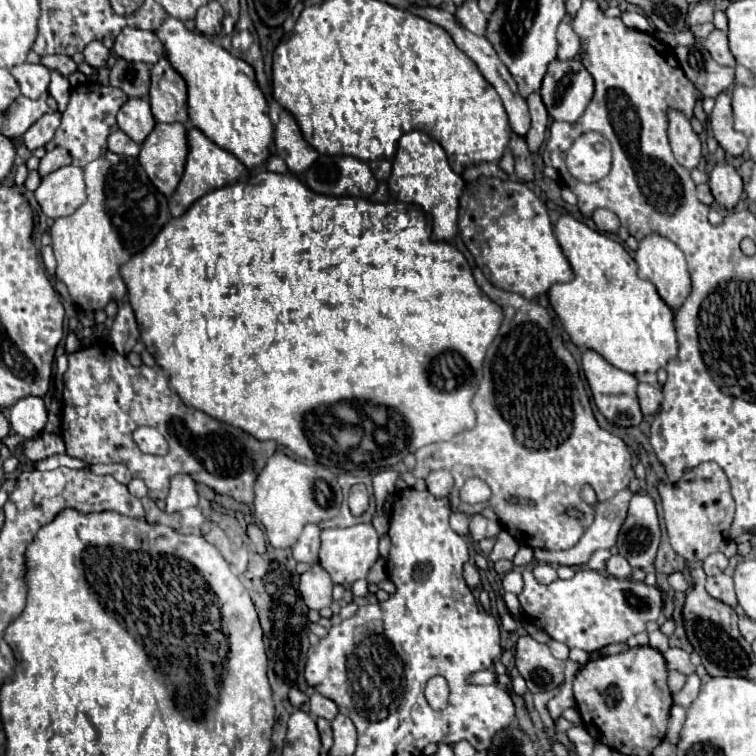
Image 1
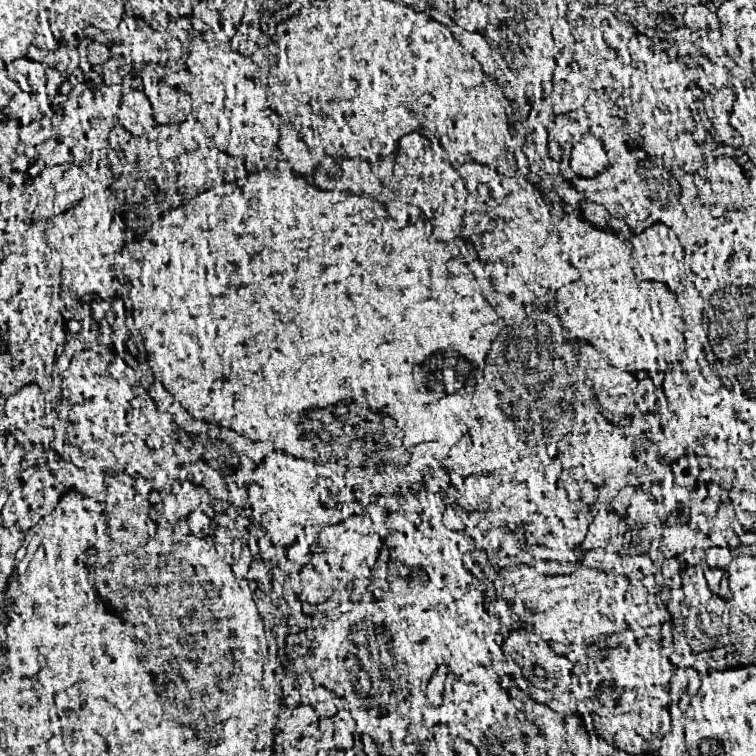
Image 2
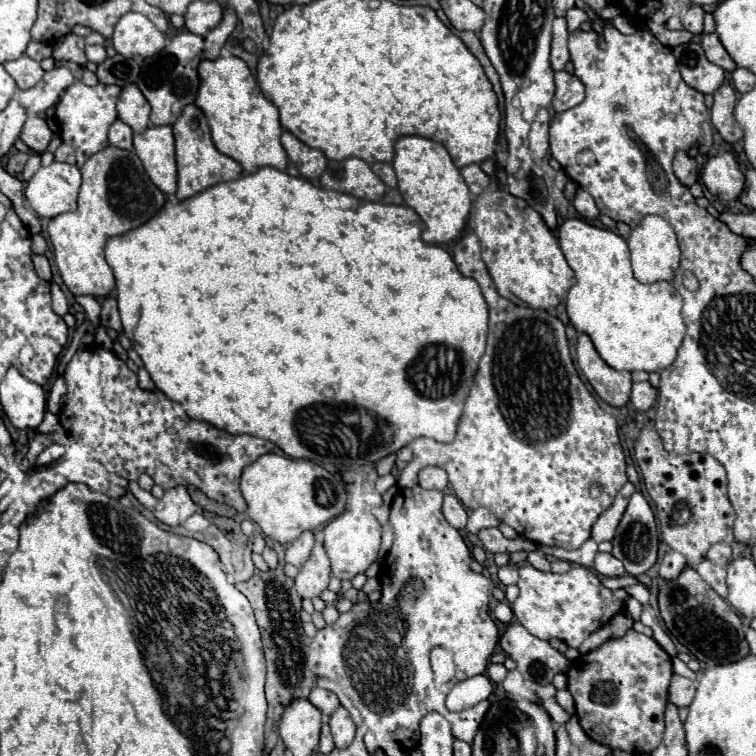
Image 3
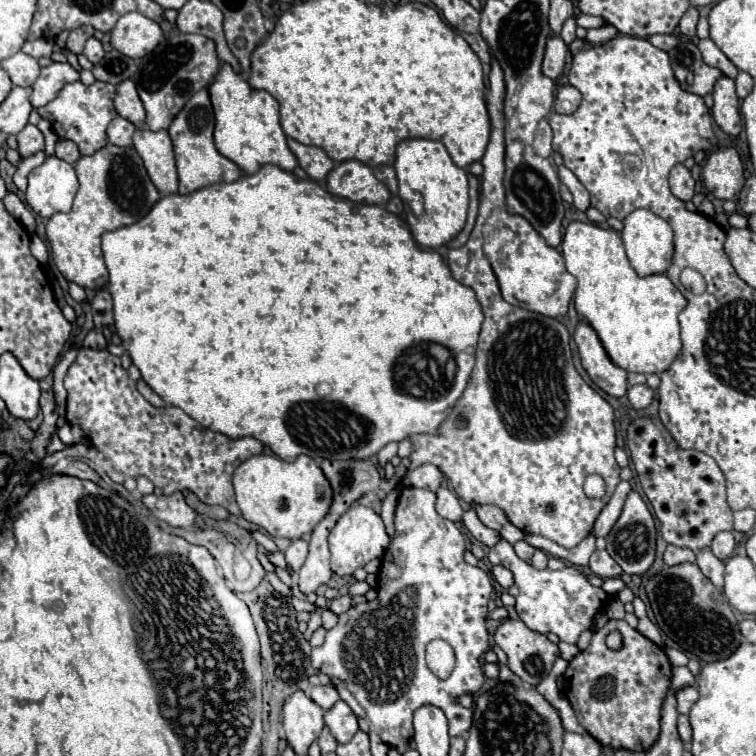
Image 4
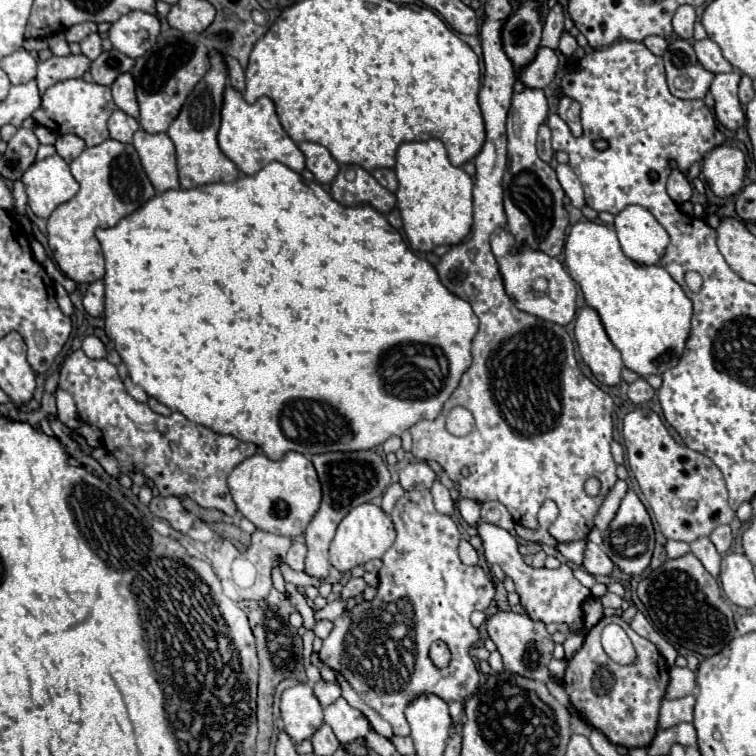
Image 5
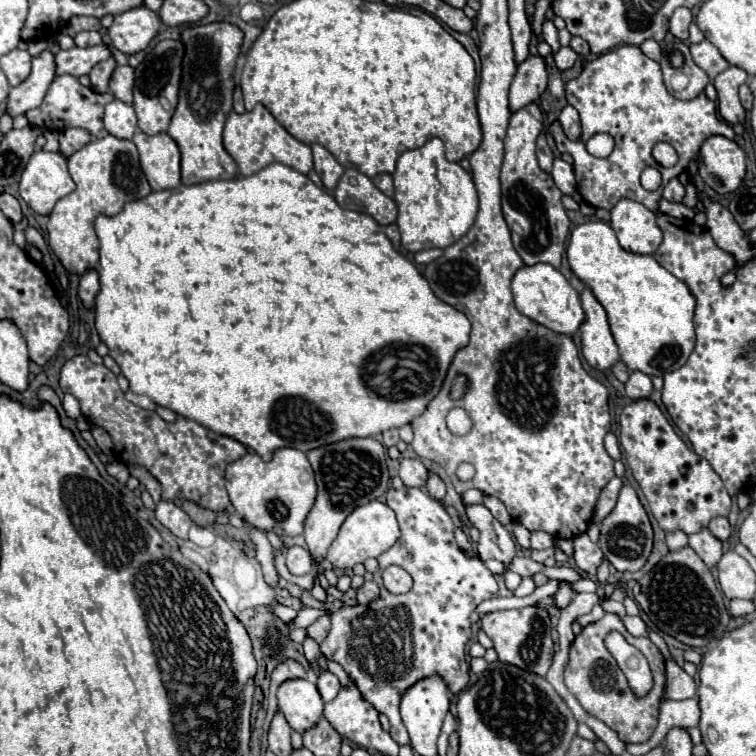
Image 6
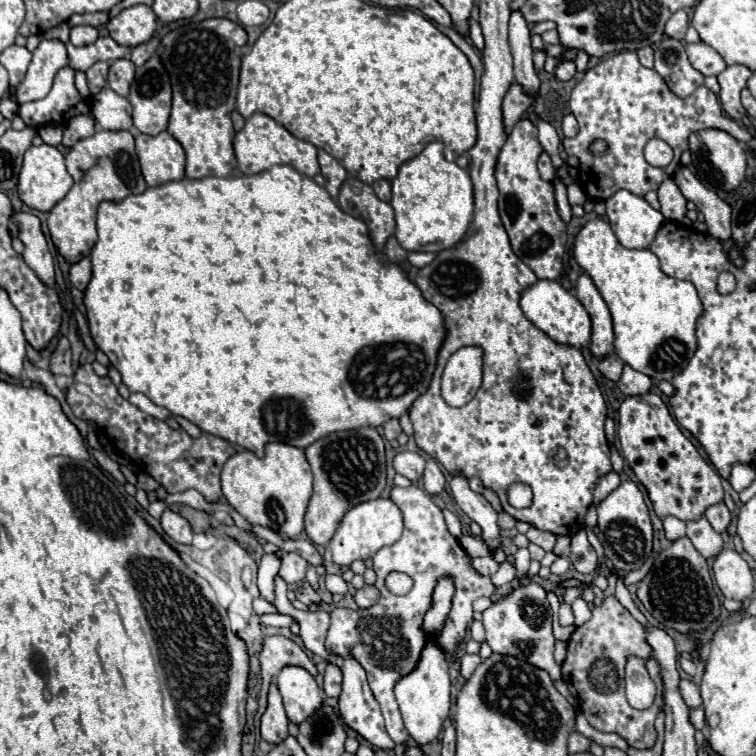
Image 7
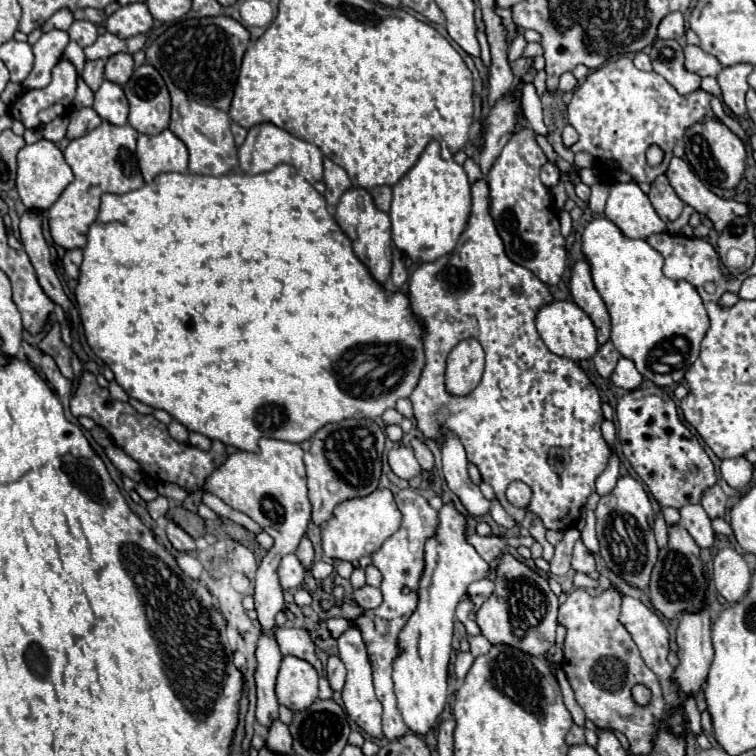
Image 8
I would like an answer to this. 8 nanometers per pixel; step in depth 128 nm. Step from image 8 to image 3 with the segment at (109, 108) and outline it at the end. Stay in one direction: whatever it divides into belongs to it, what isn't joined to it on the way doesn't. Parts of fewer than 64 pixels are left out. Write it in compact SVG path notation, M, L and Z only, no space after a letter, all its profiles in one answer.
M116 120L108 130L110 144L116 148L124 148L124 150L132 150L132 136L134 136L132 128L124 124L122 120Z

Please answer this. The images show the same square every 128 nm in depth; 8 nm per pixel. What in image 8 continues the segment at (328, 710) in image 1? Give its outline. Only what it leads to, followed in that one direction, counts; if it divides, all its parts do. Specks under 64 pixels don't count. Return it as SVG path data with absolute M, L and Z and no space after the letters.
M330 656L328 664L326 664L326 672L328 672L328 682L332 686L334 692L340 692L344 688L344 680L346 680L346 668L344 662L340 660L340 656Z

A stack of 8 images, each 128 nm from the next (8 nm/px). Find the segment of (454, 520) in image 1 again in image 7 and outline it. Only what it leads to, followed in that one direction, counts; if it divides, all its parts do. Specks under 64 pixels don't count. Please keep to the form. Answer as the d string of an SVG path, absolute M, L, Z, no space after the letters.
M428 460L428 462L426 462L422 482L424 482L424 490L426 490L428 494L440 494L440 492L444 490L446 478L444 478L444 474L440 472L436 460Z

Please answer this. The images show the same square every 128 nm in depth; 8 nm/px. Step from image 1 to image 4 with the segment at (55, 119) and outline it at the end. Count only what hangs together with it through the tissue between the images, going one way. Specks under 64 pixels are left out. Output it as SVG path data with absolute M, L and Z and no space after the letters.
M28 124L16 138L18 138L18 154L20 154L22 160L40 152L40 150L44 150L44 136L32 124Z

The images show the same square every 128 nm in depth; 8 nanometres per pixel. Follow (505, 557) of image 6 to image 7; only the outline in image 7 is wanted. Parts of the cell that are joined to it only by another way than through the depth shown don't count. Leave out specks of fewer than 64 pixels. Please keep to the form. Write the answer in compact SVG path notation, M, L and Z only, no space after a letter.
M456 472L452 474L452 480L450 480L450 490L452 490L452 496L456 500L456 504L462 508L462 512L480 524L482 528L482 538L486 540L488 546L500 546L500 528L496 524L496 510L490 506L490 502L482 496L482 494L476 494L470 490L468 486L468 478L462 474L462 472Z

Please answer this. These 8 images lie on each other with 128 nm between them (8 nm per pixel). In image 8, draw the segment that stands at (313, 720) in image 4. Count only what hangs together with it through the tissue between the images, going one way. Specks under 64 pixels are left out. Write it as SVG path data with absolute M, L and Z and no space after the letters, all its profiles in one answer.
M284 656L276 680L278 702L292 712L308 708L318 698L318 672L312 664L296 656Z

